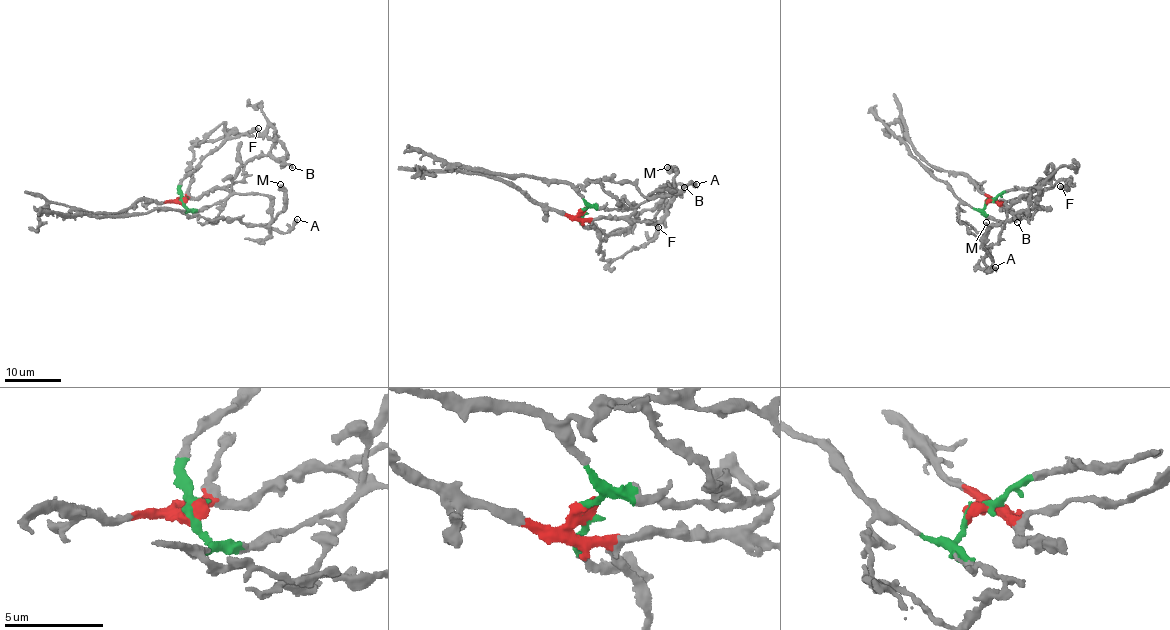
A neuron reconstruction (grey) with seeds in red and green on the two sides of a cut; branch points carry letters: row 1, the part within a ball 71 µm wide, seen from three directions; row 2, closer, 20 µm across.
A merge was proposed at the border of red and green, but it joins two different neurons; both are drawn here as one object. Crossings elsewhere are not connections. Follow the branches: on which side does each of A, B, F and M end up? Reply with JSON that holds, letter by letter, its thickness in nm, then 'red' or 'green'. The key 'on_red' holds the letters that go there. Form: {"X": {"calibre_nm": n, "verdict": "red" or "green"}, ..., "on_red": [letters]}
{"A": {"calibre_nm": 440, "verdict": "green"}, "B": {"calibre_nm": 320, "verdict": "red"}, "F": {"calibre_nm": 400, "verdict": "red"}, "M": {"calibre_nm": 400, "verdict": "green"}, "on_red": ["B", "F"]}

